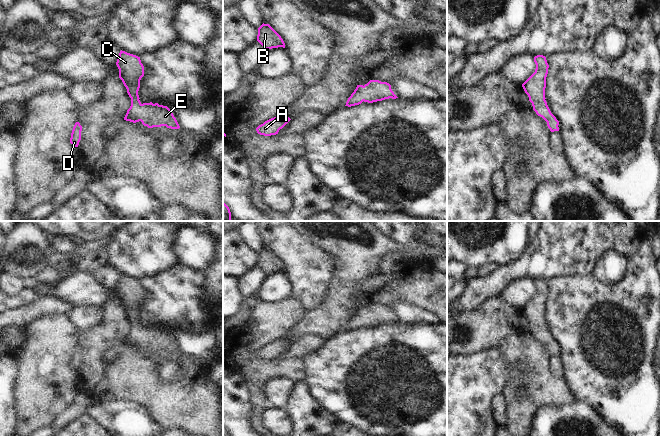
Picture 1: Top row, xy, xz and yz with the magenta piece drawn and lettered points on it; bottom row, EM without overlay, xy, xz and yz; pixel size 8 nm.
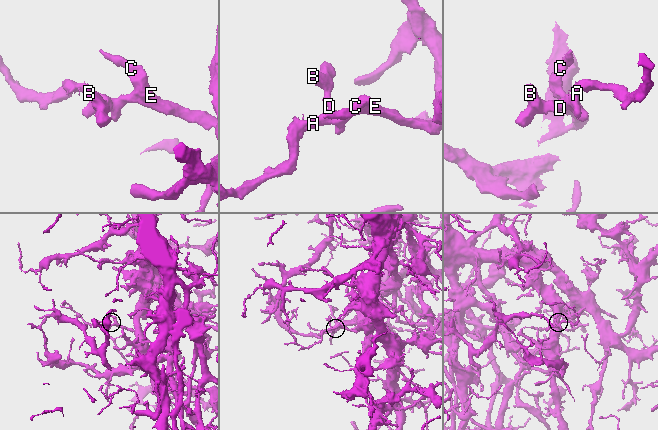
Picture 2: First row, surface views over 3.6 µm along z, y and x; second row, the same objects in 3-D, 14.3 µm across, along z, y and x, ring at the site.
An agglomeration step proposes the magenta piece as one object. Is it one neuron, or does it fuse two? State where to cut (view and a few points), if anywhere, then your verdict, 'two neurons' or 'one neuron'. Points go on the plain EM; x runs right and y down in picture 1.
no cut; one neuron

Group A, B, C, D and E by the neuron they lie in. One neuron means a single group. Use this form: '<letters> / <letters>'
A B C D E

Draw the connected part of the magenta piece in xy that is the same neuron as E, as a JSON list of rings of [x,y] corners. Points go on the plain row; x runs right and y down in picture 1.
[[[121,274],[116,289],[119,293],[119,302],[131,322],[131,330],[127,334],[124,344],[133,347],[141,345],[148,352],[166,350],[171,353],[179,353],[176,342],[167,330],[140,326],[138,315],[140,304],[144,300],[144,290],[140,281]]]

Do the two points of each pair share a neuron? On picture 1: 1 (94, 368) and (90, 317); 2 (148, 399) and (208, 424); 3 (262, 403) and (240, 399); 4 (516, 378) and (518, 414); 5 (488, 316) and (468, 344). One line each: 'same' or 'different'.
1: different
2: same
3: different
4: same
5: same

